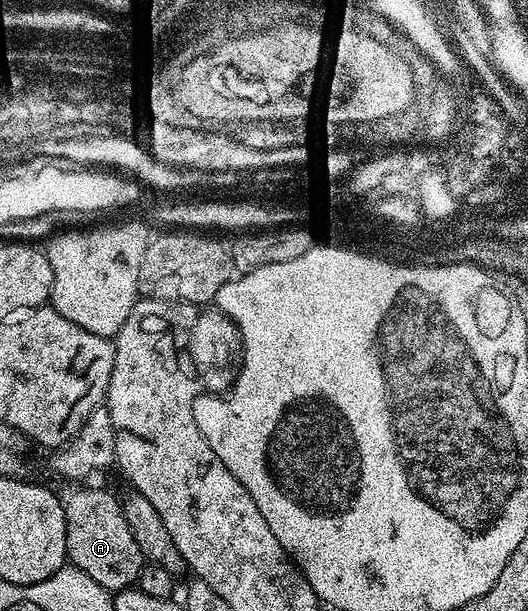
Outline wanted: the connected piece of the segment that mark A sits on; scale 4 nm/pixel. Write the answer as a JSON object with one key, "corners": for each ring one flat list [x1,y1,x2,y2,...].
{"corners":[[85,486,78,488,83,488,83,490,76,491,70,499,67,497,64,502,66,508,66,556,69,565,92,576,92,580,96,580,96,584,100,584,111,592,133,587,142,571,144,559,136,544,136,536,132,536,132,528,128,524,128,520,124,520,119,495,114,495,110,490,101,490,98,486]]}

